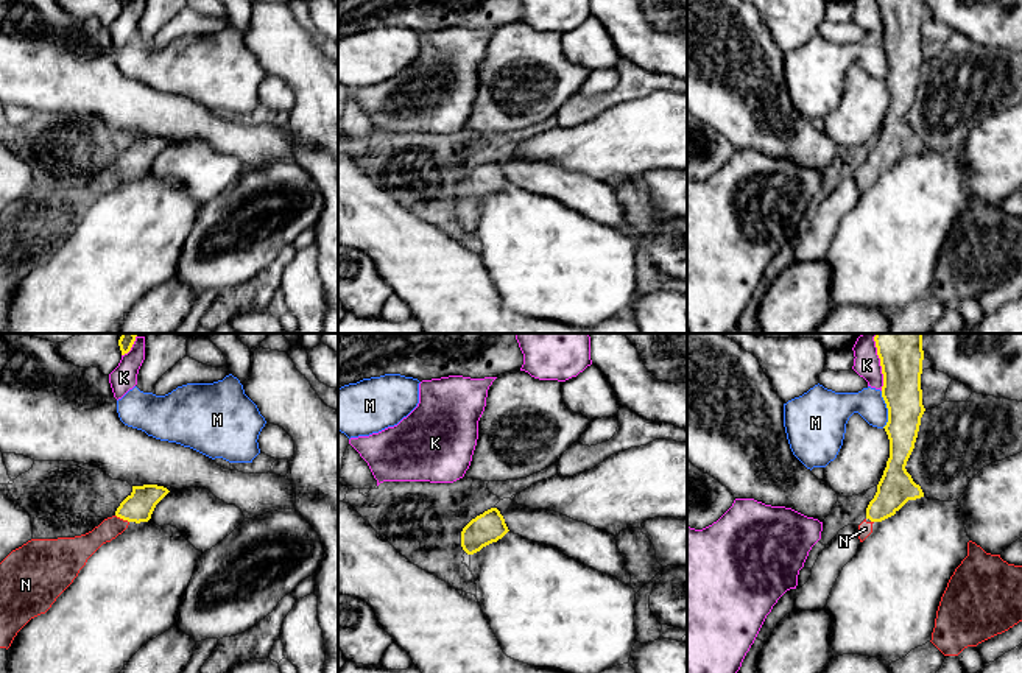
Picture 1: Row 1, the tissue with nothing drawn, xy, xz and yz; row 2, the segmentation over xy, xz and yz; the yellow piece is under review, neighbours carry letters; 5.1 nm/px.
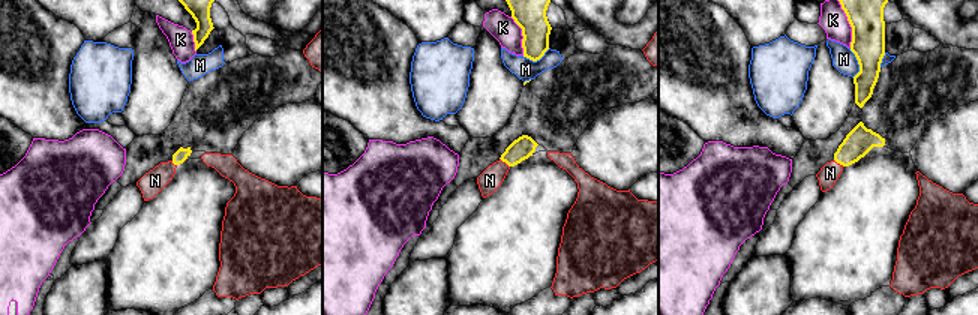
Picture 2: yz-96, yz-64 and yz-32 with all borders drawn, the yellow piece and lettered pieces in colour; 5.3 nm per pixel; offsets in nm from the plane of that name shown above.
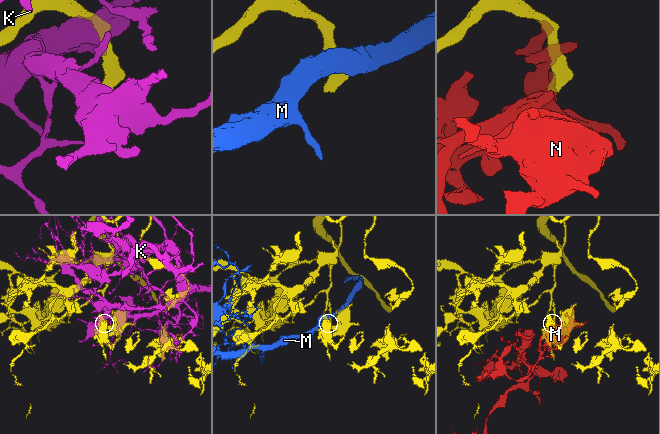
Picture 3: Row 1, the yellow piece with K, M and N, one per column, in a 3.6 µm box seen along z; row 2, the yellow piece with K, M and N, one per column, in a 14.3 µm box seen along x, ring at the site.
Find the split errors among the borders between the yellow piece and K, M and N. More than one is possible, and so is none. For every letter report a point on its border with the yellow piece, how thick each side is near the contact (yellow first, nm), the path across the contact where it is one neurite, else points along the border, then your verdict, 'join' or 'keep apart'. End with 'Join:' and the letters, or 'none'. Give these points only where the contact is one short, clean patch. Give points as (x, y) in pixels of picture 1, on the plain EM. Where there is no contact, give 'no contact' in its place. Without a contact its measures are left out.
K: meets yellow in yz at (882, 21); 200 nm thick on the yellow side, 140 nm on the other; keep apart
M: meets yellow in yz at (888, 61); 200 nm thick on the yellow side, 150 nm on the other; keep apart
N: meets yellow in xy at (122, 169); 150 nm thick on the yellow side, 120 nm on the other; runs through xy (137, 158), (122, 169), (84, 197); join
Join: N

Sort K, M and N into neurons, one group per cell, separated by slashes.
K / M / N

